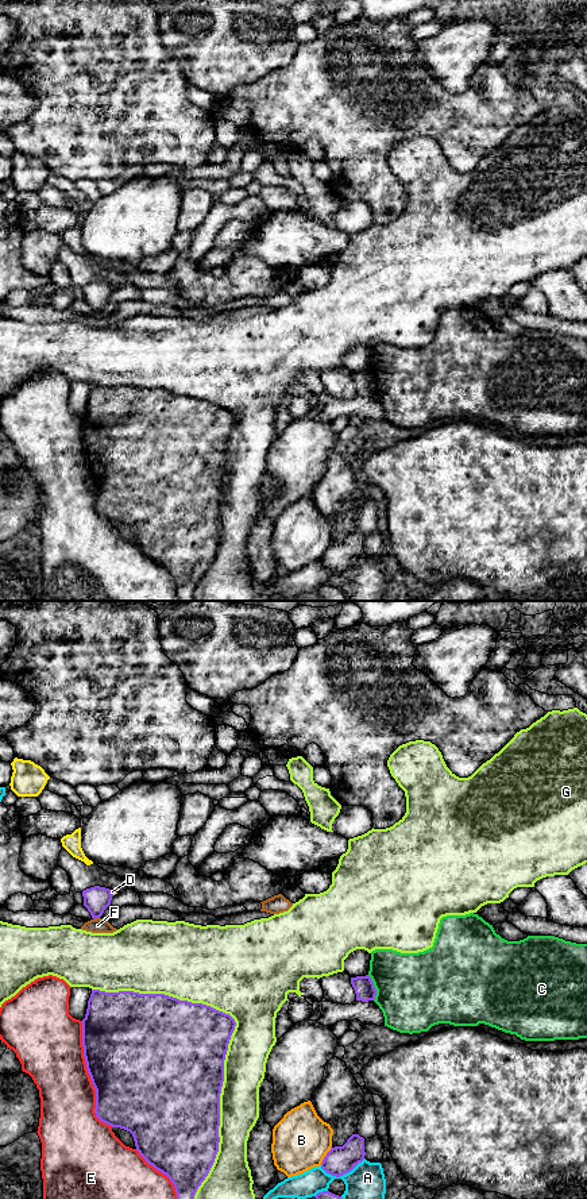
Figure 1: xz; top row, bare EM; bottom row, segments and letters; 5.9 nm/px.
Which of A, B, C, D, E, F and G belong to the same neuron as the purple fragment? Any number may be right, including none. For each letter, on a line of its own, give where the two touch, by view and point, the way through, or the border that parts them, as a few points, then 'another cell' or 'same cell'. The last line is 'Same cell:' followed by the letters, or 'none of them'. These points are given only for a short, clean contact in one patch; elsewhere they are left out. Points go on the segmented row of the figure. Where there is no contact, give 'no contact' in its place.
A: meets purple in xz at (342, 1175); another cell
B: meets purple in xz at (325, 1156); another cell
C: meets purple in xz at (374, 987); border along xz (367, 975), (375, 990), (374, 999); another cell
D: meets purple in xz at (111, 893); another cell
E: meets purple in xz at (89, 1075); another cell
F: meets purple in xz at (96, 917); another cell
G: meets purple in xz at (230, 1038); another cell
Same cell: none of them

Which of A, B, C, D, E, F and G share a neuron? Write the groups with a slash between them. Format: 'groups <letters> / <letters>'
groups A / B / C / D / E / F / G

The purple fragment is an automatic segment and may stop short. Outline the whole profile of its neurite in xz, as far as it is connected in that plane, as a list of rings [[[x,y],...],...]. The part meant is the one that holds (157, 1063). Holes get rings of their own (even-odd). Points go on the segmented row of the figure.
[[[92,990],[82,1019],[86,1069],[96,1090],[96,1117],[130,1131],[139,1154],[174,1184],[177,1199],[194,1199],[219,1152],[220,1094],[224,1060],[235,1019],[202,1003],[179,1001],[165,994]]]

